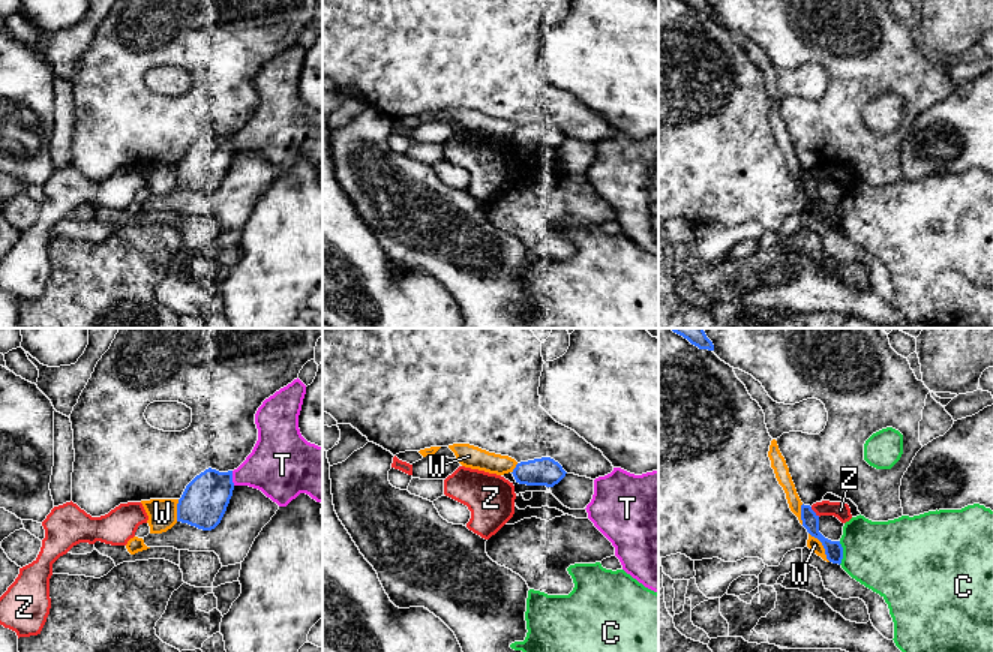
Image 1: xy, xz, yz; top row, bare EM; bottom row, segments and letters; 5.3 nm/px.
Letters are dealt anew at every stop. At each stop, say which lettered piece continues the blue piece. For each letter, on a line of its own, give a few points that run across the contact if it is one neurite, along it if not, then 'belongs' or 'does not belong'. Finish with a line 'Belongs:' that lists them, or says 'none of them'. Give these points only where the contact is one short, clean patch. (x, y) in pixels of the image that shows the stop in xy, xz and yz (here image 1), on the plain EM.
C: does not belong
T: does not belong
W: does not belong
Z: line yz (810, 171), (819, 180); does not belong
Belongs: none of them

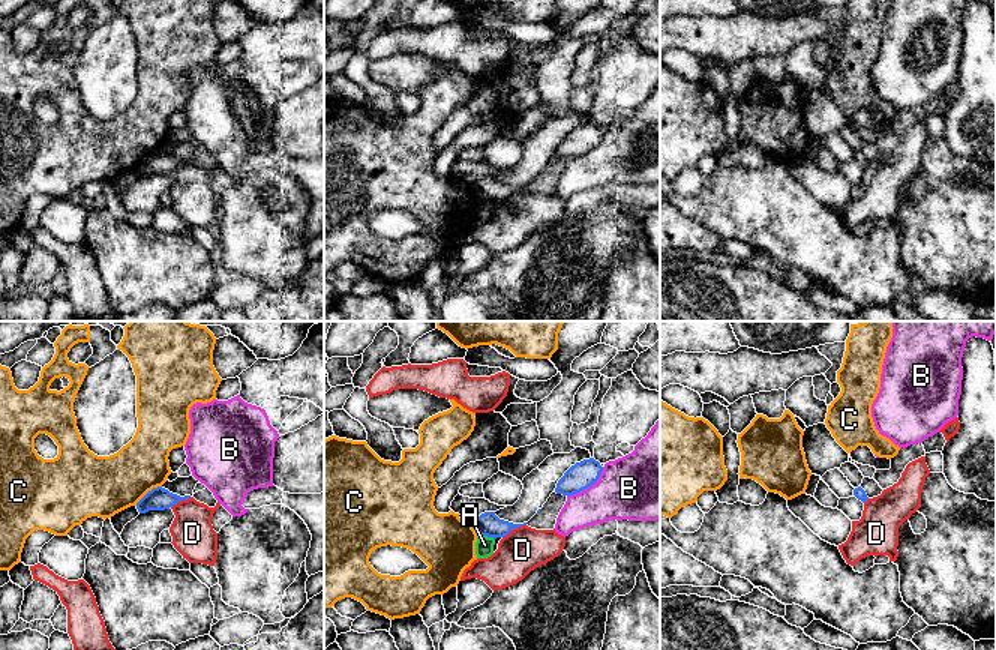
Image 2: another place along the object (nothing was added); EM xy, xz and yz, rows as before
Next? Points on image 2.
A: line xz (479, 198), (494, 203); does not belong
B: does not belong
C: line xy (161, 149), (150, 153), (135, 168); does not belong
D: does not belong
Belongs: none of them

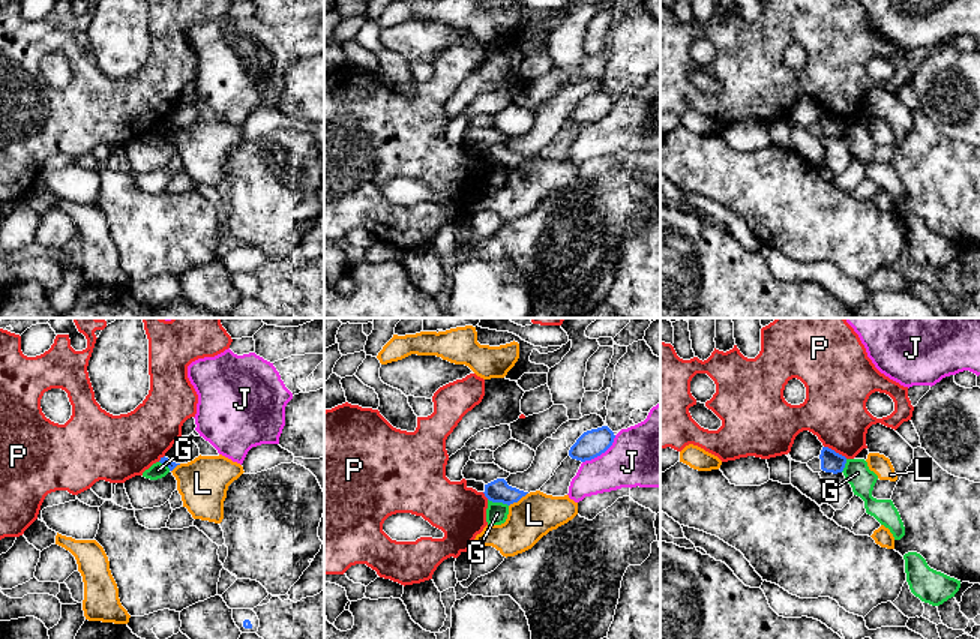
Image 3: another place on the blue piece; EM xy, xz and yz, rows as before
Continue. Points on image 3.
G: line xz (488, 162), (508, 170); does not belong
J: does not belong
L: does not belong
P: line yz (824, 110), (847, 122); does not belong
Belongs: none of them

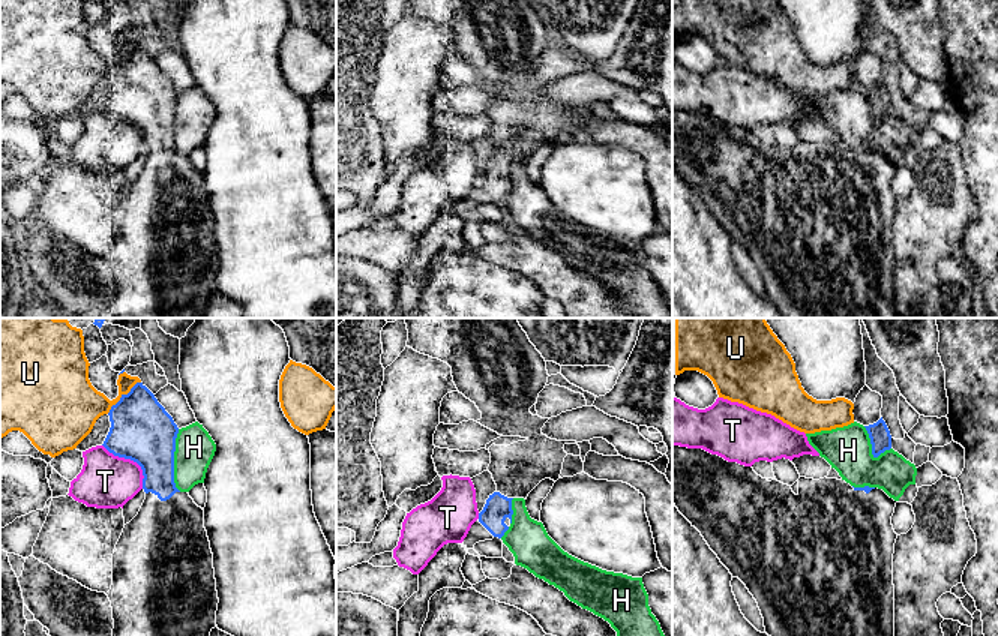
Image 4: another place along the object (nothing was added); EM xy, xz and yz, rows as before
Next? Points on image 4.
H: line xy (177, 93), (174, 105), (174, 149), (180, 155); does not belong
T: does not belong
U: does not belong
Belongs: none of them

